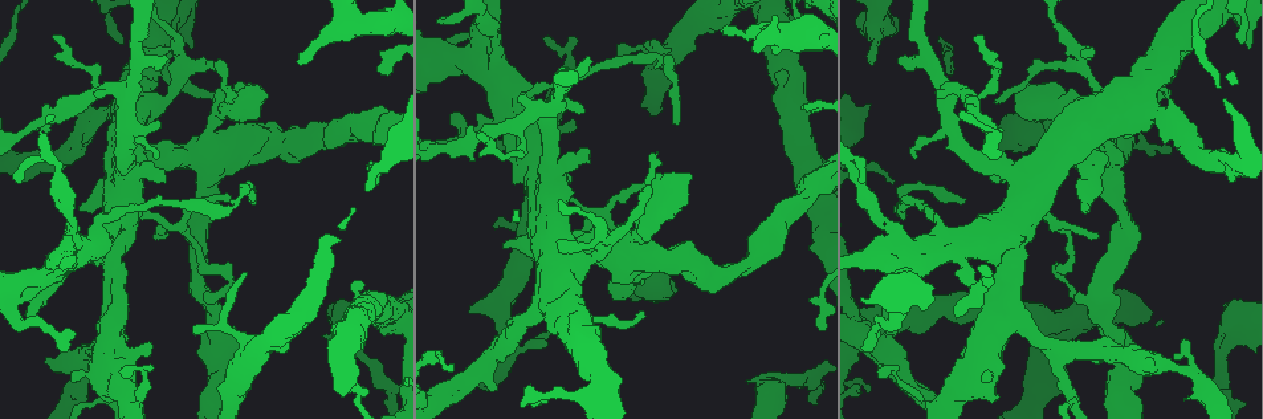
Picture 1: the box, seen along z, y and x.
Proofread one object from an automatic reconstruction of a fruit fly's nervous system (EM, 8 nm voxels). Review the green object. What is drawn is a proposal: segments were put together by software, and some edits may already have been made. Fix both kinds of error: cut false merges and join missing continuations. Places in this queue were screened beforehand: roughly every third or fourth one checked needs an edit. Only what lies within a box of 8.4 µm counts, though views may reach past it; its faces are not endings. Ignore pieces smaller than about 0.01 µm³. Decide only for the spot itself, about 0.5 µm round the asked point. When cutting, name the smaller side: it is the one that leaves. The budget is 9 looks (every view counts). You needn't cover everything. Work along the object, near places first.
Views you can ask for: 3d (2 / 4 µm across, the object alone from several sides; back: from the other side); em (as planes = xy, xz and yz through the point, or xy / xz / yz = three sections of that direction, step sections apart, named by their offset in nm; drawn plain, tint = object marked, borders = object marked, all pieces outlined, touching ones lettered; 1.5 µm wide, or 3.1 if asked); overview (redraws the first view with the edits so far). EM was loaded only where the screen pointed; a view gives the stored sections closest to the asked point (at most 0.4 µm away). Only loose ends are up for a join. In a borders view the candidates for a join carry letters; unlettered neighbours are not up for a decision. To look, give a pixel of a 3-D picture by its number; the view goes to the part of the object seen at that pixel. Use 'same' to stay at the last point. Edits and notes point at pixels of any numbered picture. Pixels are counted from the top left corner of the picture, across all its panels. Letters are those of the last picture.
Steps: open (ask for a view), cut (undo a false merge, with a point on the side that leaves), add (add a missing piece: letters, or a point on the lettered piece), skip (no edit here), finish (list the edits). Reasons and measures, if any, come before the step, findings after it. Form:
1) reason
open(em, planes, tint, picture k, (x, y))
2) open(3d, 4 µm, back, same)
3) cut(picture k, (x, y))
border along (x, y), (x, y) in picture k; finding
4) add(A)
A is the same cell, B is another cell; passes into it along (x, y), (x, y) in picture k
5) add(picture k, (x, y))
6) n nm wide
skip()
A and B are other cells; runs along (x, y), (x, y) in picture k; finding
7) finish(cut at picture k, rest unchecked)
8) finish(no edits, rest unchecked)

abrupt turn
open(em, xz, step 8, borders, picture 1, (1091, 299))

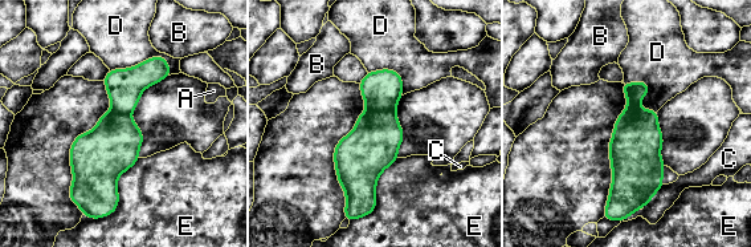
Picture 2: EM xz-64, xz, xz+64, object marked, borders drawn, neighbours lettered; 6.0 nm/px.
E touches over 440 nm
cut(picture 2, (372, 145))
A, B, C, D and E are other cells; border along (367, 108), (378, 110), (394, 109) in picture 2; a second cell is stuck on

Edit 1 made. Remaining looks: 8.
redraw
open(overview)

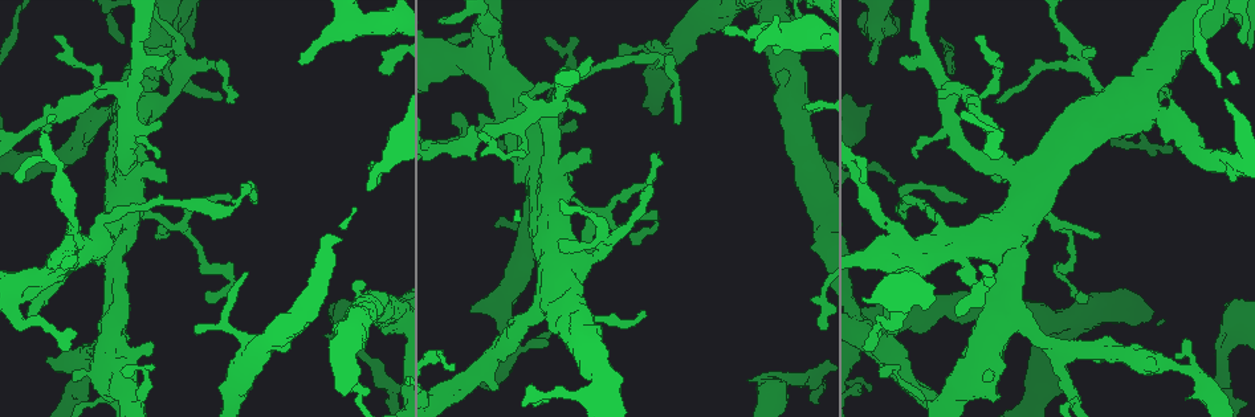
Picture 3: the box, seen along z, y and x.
branch stops here
open(em, planes, borders, picture 3, (964, 200))

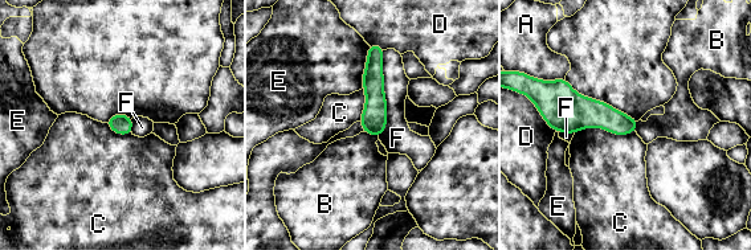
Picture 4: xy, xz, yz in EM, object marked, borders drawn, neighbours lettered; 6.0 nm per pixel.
130 nm wide
skip()
A, B, C, D, E and F are other cells; no lettered piece goes on from it

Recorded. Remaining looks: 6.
finish(cut at picture 2, rest unchecked)

